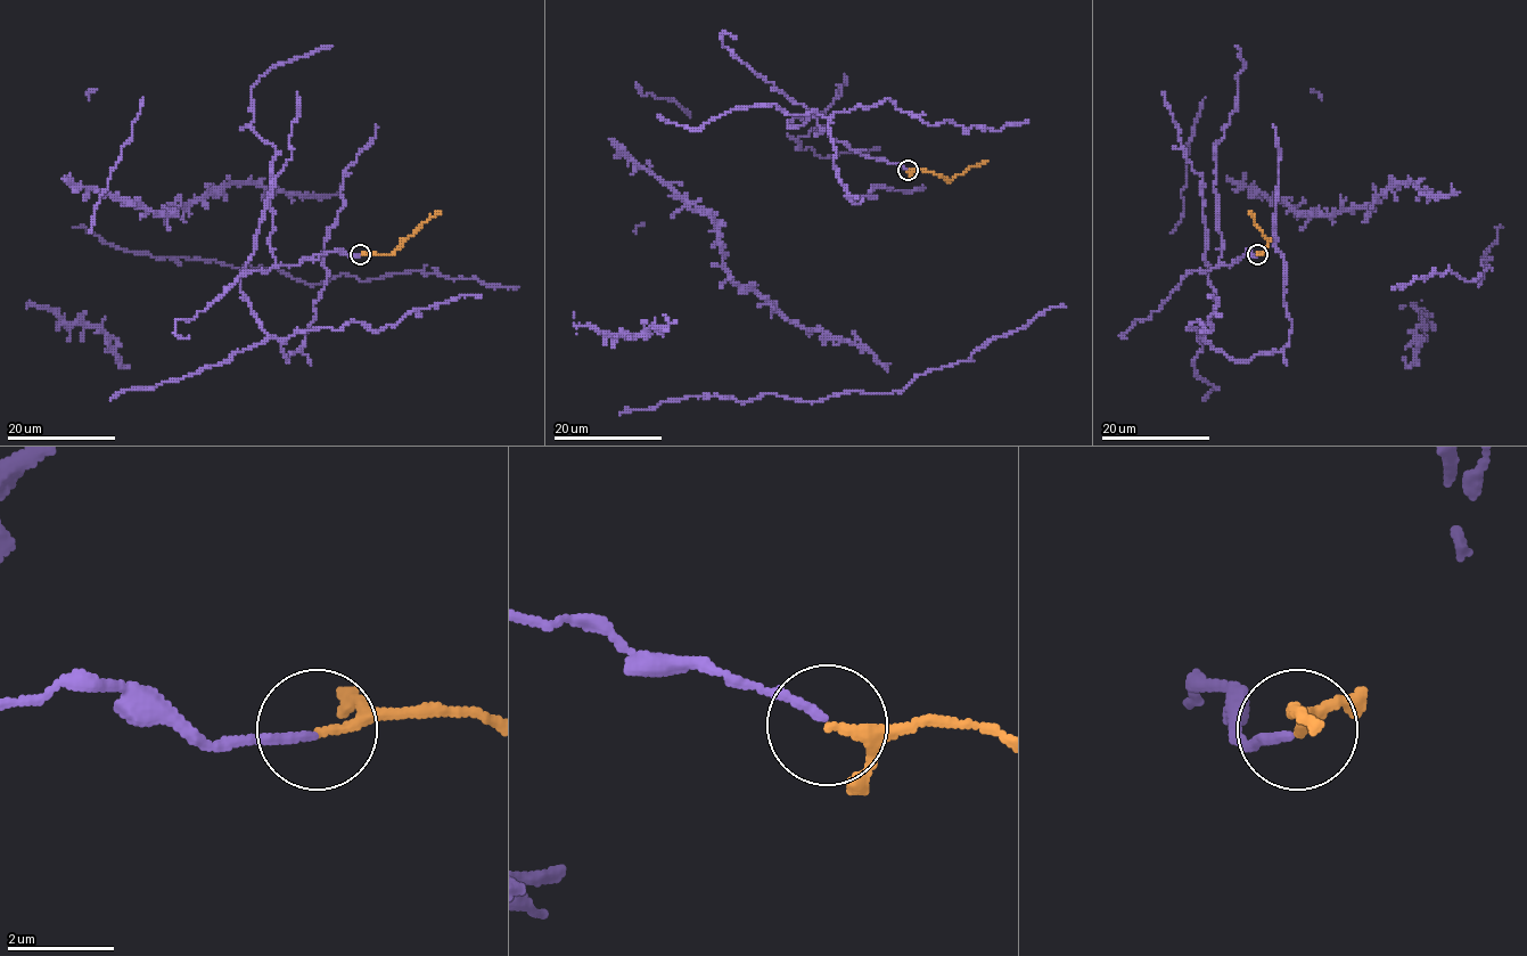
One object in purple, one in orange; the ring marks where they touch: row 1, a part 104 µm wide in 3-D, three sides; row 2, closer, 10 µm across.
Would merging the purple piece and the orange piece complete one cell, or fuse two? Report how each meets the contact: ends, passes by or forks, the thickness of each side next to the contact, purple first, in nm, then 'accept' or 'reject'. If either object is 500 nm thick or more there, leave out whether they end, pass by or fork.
purple ends there; orange passes by; 140 nm thick on the purple side, 140 nm on the other; accept

